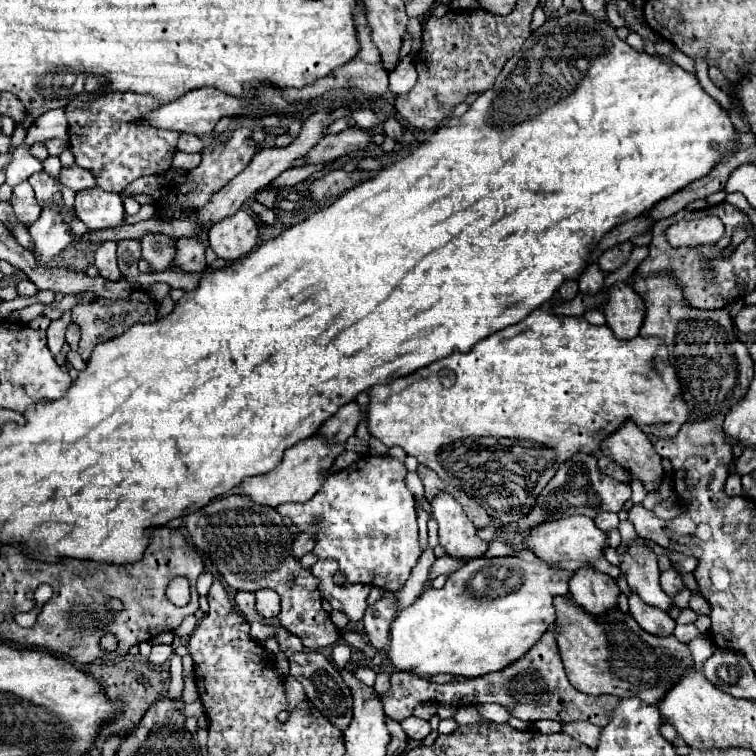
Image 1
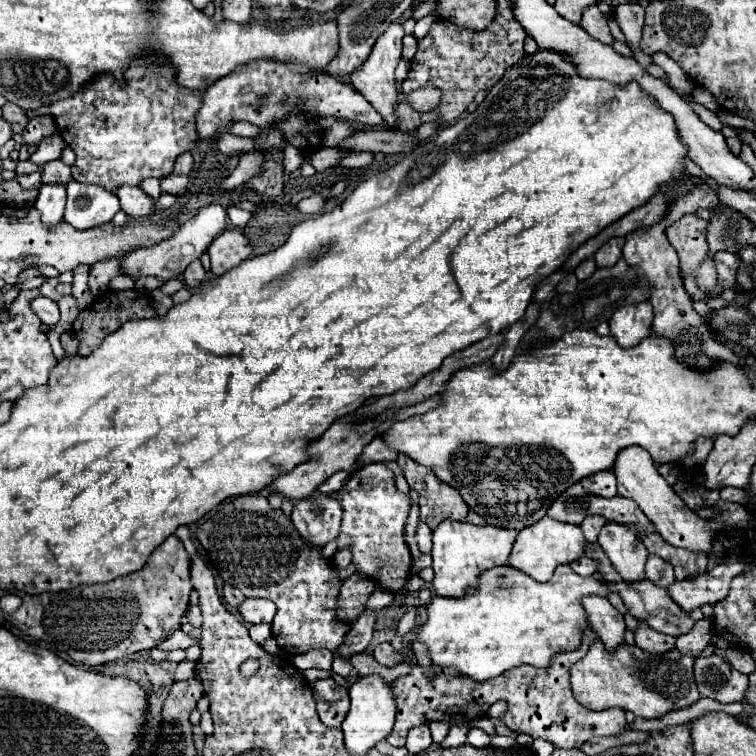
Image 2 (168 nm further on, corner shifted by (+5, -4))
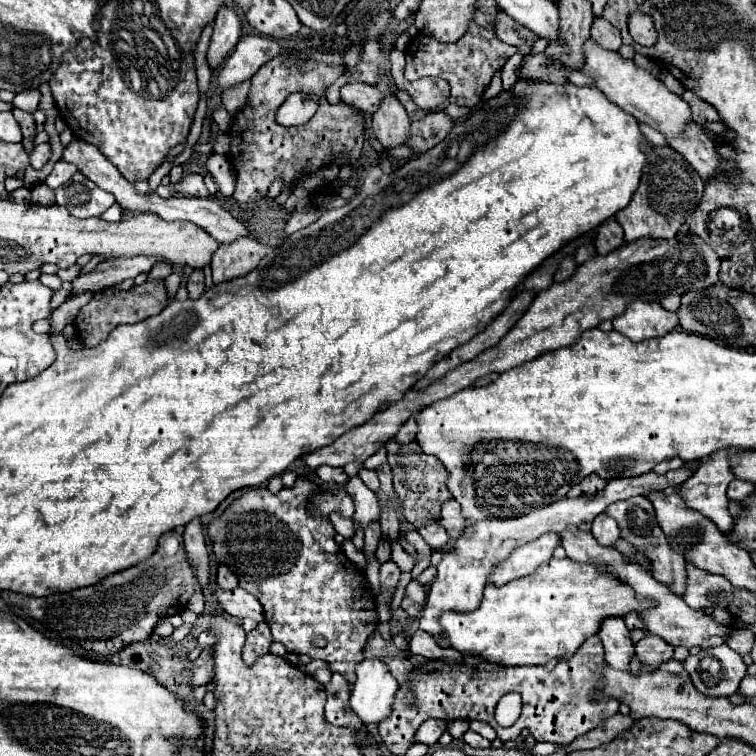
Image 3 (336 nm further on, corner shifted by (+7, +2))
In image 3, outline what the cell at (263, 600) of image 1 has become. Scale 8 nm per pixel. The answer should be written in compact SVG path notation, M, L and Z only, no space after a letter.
M217 588L215 596L221 602L221 606L225 608L225 612L229 612L231 616L251 618L255 622L261 622L265 618L261 602L243 588L235 588L235 590L219 590Z

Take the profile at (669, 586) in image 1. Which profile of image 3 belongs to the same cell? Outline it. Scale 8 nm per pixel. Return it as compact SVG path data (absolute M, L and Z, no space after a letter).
M687 564L687 586L683 600L697 610L713 606L727 608L733 600L733 586L723 576L713 576L693 564Z

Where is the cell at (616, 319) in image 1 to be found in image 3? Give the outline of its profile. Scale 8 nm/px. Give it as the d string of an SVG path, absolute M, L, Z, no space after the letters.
M643 300L631 302L621 316L613 318L613 328L633 342L667 334L669 330L675 330L677 324L679 318L675 312L665 310L659 302Z

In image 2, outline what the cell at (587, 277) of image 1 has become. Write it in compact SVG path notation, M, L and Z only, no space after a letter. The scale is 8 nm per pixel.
M587 258L587 260L583 260L579 266L577 266L577 270L575 270L575 276L579 278L579 280L585 280L587 276L591 276L591 272L595 272L595 260L593 258Z

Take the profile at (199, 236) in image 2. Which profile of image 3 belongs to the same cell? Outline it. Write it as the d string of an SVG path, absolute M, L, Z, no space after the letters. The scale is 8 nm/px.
M133 256L133 258L111 258L111 260L105 260L105 262L97 264L97 268L93 272L77 276L73 280L73 292L71 294L85 292L85 290L99 292L103 288L119 284L121 280L135 278L141 272L149 272L153 268L153 264L157 264L157 262L165 262L165 258Z

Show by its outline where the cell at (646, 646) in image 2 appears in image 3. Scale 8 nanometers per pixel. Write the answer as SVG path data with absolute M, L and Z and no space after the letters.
M647 634L643 636L637 644L635 644L635 654L637 658L649 668L649 670L655 670L661 662L673 658L673 646L669 646L661 636L653 636L653 634Z

